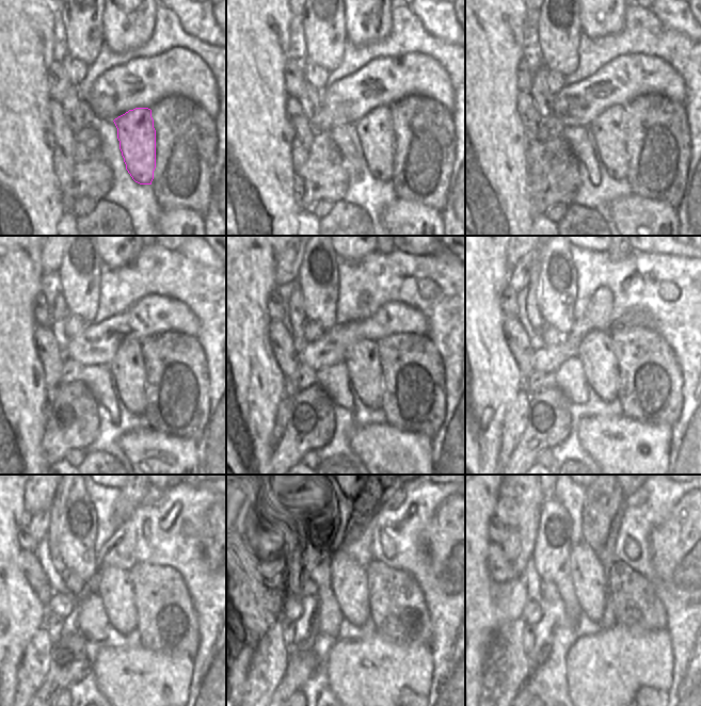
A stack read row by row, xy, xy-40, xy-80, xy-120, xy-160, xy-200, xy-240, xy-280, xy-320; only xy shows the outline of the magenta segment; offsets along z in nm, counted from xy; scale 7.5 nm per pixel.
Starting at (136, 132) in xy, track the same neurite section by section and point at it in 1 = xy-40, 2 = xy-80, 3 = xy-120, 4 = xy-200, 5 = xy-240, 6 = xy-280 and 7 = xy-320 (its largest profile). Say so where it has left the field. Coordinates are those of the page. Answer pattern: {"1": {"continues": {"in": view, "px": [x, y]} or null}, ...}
{"1": {"continues": {"in": "xy-40", "px": [375, 130]}}, "2": {"continues": {"in": "xy-80", "px": [608, 132]}}, "3": {"continues": {"in": "xy-120", "px": [127, 368]}}, "4": {"continues": {"in": "xy-200", "px": [595, 352]}}, "5": {"continues": {"in": "xy-240", "px": [114, 587]}}, "6": {"continues": {"in": "xy-280", "px": [350, 584]}}, "7": {"continues": {"in": "xy-320", "px": [590, 584]}}}

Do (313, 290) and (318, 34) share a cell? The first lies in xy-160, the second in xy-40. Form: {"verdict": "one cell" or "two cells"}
{"verdict": "one cell"}

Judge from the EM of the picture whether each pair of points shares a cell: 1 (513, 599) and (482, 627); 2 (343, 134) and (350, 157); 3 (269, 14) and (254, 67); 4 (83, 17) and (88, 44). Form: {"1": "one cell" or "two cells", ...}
{"1": "one cell", "2": "one cell", "3": "one cell", "4": "one cell"}

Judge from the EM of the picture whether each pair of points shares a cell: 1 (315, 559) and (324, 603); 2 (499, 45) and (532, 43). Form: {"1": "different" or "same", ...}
{"1": "same", "2": "different"}

